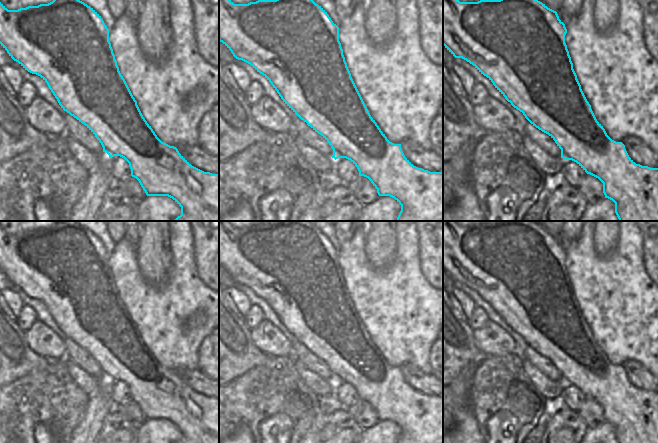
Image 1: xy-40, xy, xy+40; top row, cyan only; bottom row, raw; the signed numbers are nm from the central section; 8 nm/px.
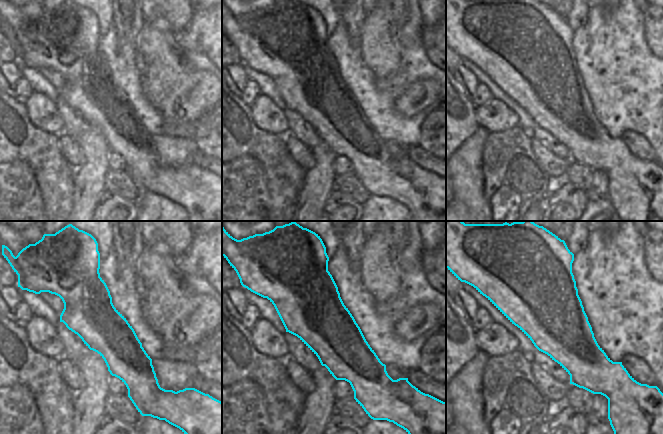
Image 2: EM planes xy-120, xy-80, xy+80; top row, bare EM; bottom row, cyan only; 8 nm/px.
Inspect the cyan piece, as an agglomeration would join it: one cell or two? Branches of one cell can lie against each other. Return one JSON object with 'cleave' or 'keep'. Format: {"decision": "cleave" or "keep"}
{"decision": "keep"}

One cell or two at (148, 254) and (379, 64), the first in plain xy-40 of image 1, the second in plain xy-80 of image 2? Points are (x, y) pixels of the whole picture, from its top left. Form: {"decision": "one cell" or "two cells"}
{"decision": "one cell"}

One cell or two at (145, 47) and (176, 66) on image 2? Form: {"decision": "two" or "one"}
{"decision": "one"}

